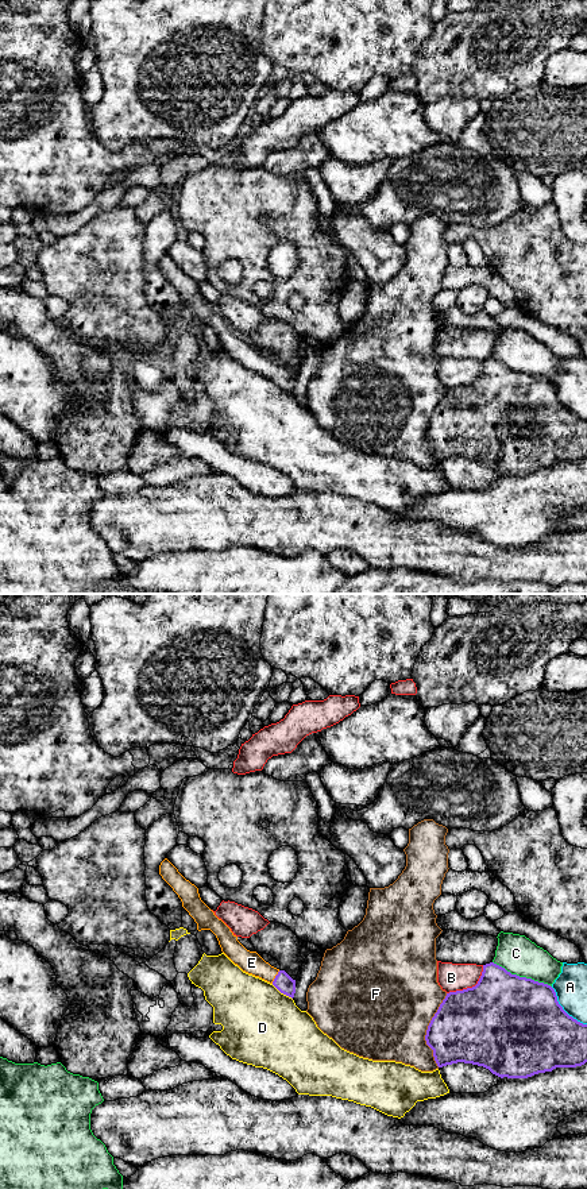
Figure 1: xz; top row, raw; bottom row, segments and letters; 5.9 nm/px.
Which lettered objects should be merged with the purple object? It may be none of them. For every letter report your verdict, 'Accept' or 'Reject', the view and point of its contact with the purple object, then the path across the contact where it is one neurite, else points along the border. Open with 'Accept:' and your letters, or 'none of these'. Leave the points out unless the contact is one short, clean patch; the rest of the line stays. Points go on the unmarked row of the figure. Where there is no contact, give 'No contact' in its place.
Accept: E
A: Reject. Touches purple at xz (563, 405)
B: Reject. Touches purple at xz (470, 383)
C: Reject. Touches purple at xz (522, 373)
D: Reject. Touches purple at xz (282, 388)
E: Accept. Touches purple at xz (275, 373)
F: Reject. Touches purple at xz (427, 425)

